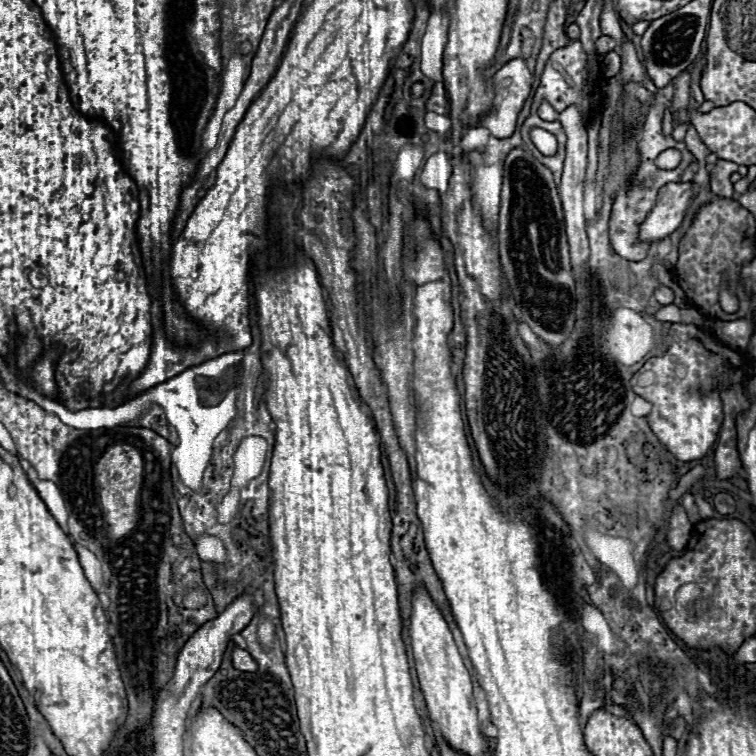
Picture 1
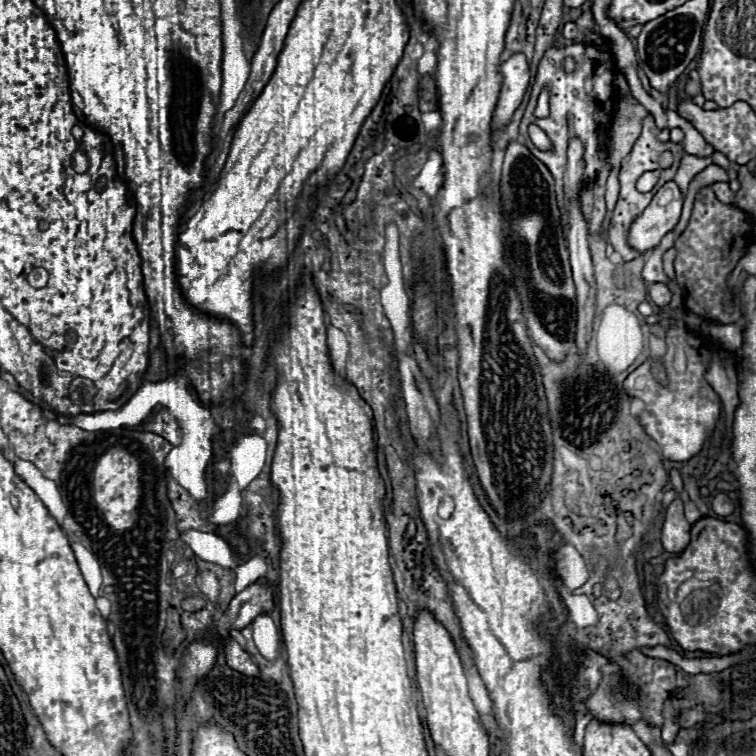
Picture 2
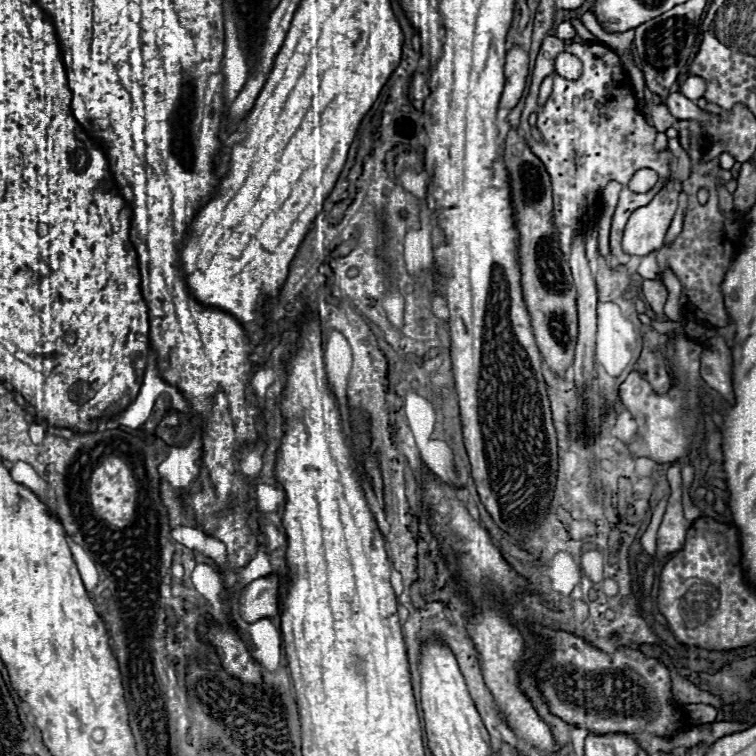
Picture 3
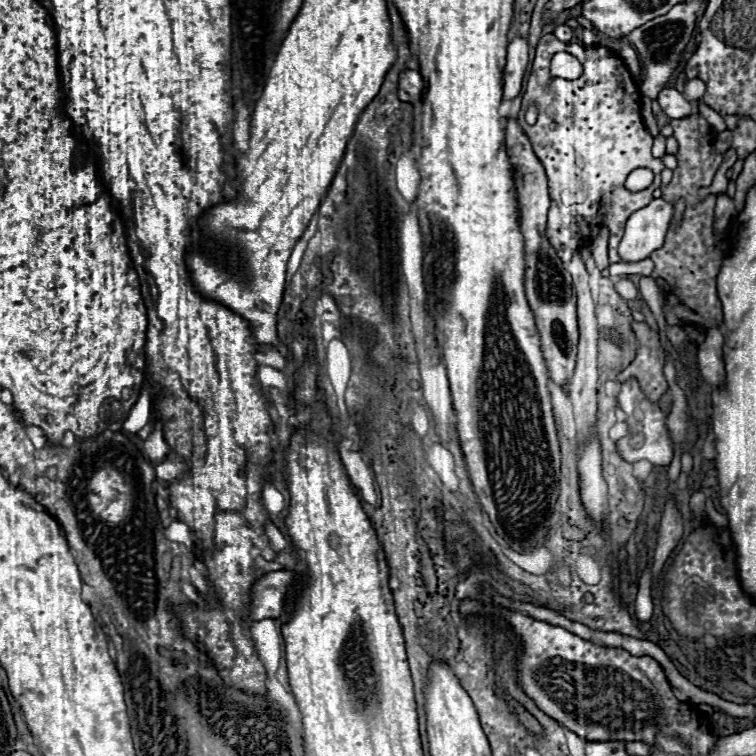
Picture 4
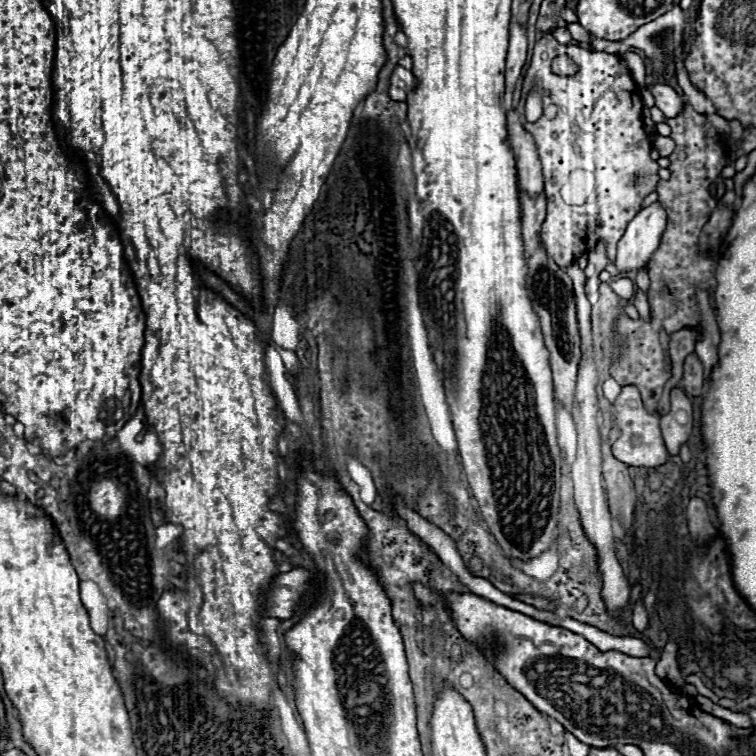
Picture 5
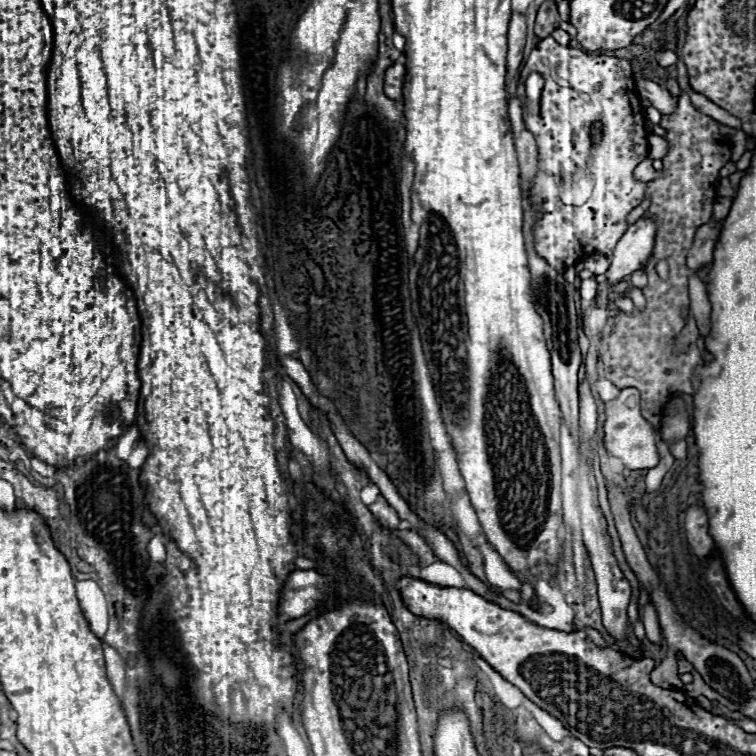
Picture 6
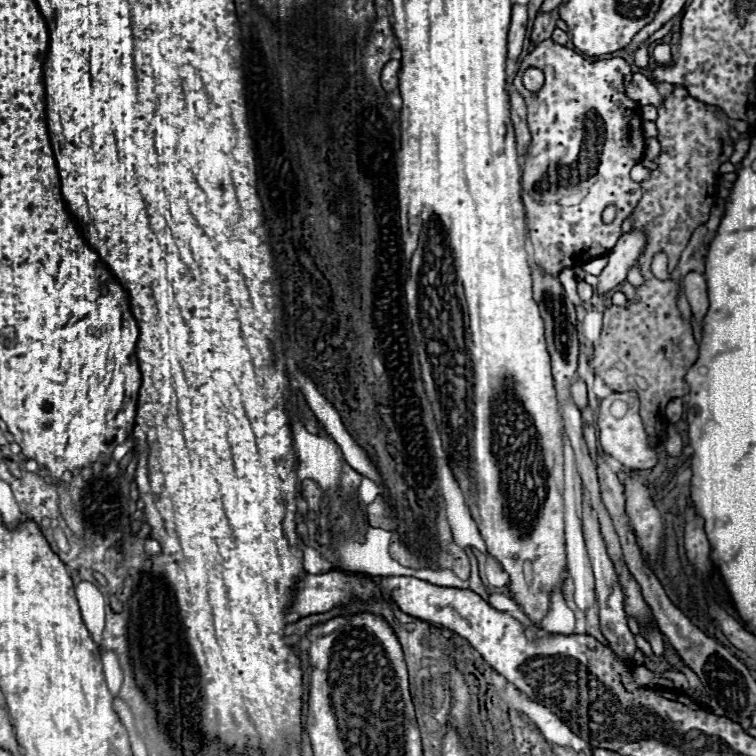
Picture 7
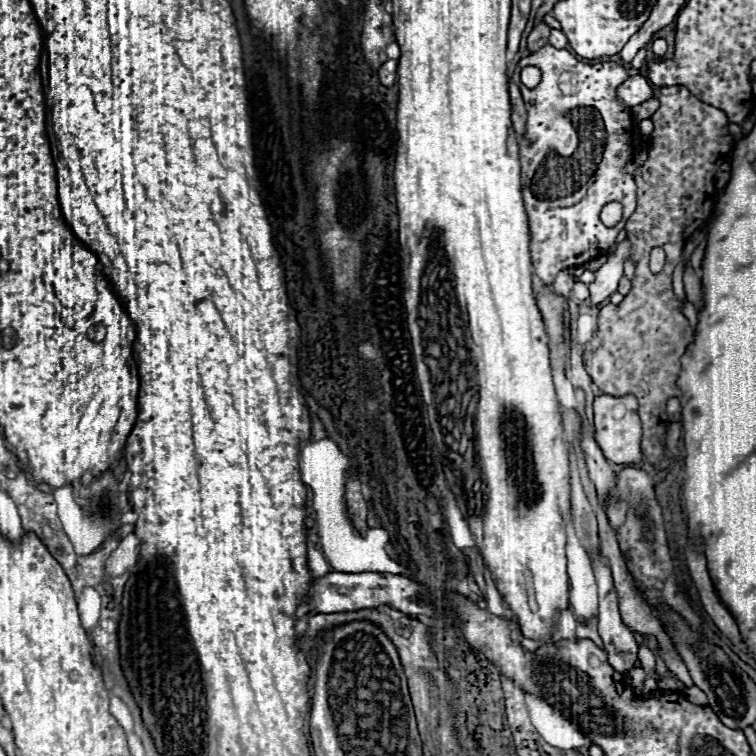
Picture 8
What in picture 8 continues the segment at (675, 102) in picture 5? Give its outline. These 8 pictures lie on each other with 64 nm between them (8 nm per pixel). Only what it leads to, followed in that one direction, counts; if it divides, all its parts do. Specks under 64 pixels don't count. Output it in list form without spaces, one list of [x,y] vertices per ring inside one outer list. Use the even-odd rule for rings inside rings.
[[[636,74],[636,76],[630,76],[628,82],[624,82],[624,86],[618,88],[618,98],[624,100],[628,106],[638,106],[654,98],[654,88],[644,76]]]

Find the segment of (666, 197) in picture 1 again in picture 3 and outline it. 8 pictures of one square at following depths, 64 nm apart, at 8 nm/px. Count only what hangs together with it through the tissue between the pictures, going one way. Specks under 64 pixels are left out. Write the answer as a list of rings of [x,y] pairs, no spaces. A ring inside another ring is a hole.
[[[668,182],[648,206],[630,216],[622,238],[624,252],[632,256],[646,256],[658,250],[664,244],[664,236],[672,224],[676,208],[678,190],[674,190],[674,184]]]

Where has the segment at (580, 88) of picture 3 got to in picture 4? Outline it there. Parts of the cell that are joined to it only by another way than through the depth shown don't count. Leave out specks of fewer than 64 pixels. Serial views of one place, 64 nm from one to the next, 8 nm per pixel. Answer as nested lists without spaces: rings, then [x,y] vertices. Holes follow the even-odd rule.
[[[554,34],[542,36],[536,48],[518,122],[546,168],[552,198],[548,212],[548,238],[556,254],[560,254],[560,260],[568,264],[578,248],[596,238],[600,224],[606,224],[610,230],[610,262],[622,262],[618,256],[618,244],[624,234],[624,222],[632,212],[652,202],[654,190],[660,188],[660,172],[666,168],[662,160],[654,158],[650,152],[654,136],[642,122],[638,88],[630,78],[624,60],[602,46],[584,48],[580,44],[560,42]],[[556,52],[570,52],[576,56],[582,62],[584,72],[572,82],[552,78],[550,86],[544,90],[550,78],[550,60]],[[530,104],[538,108],[538,122],[534,126],[524,120]],[[636,168],[650,168],[654,172],[652,186],[642,192],[630,192],[624,188],[628,174]],[[614,186],[618,188],[610,194]]]

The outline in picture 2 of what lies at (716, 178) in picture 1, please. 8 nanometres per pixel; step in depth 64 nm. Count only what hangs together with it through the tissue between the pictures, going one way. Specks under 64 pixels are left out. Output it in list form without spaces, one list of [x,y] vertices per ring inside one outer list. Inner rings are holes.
[[[714,182],[714,192],[716,192],[716,196],[722,200],[722,202],[726,202],[726,204],[732,204],[734,202],[734,192],[728,188],[728,182]]]

